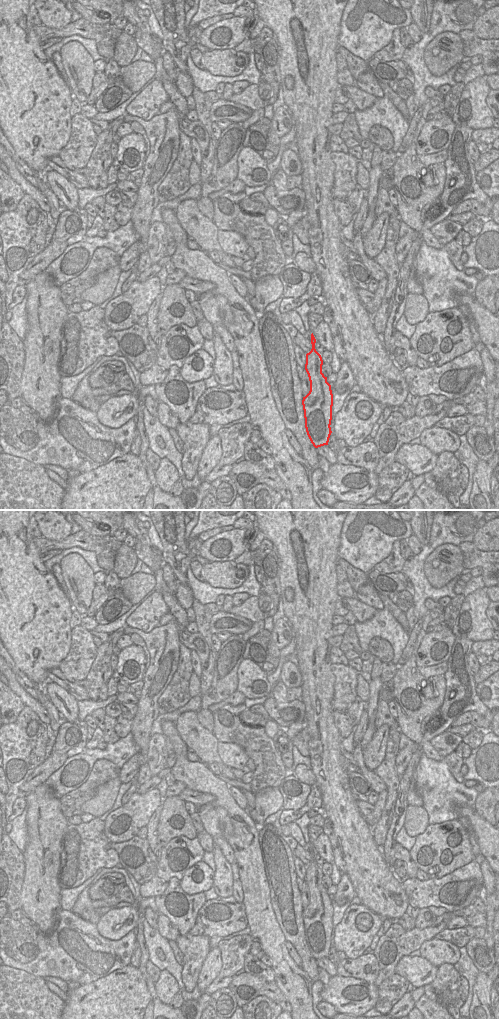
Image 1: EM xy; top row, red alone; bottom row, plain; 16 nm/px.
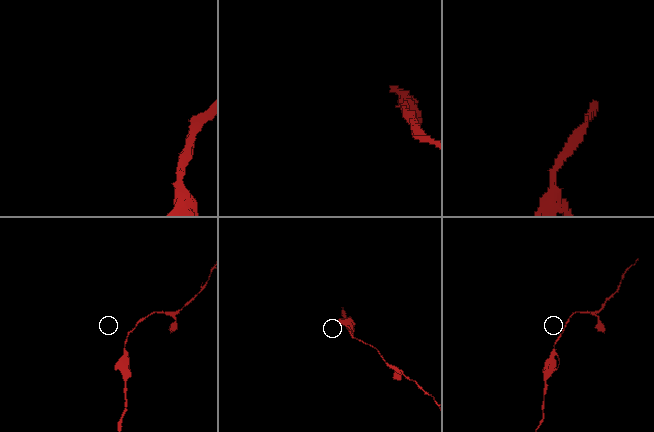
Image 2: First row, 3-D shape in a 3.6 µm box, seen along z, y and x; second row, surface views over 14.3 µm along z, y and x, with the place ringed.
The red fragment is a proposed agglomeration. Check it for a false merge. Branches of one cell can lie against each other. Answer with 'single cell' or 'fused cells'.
single cell

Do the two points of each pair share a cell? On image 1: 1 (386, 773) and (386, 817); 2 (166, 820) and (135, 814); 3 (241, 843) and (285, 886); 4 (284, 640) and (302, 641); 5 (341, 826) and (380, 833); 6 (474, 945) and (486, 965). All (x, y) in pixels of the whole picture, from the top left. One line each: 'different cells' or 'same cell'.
1: same cell
2: different cells
3: different cells
4: different cells
5: different cells
6: same cell

